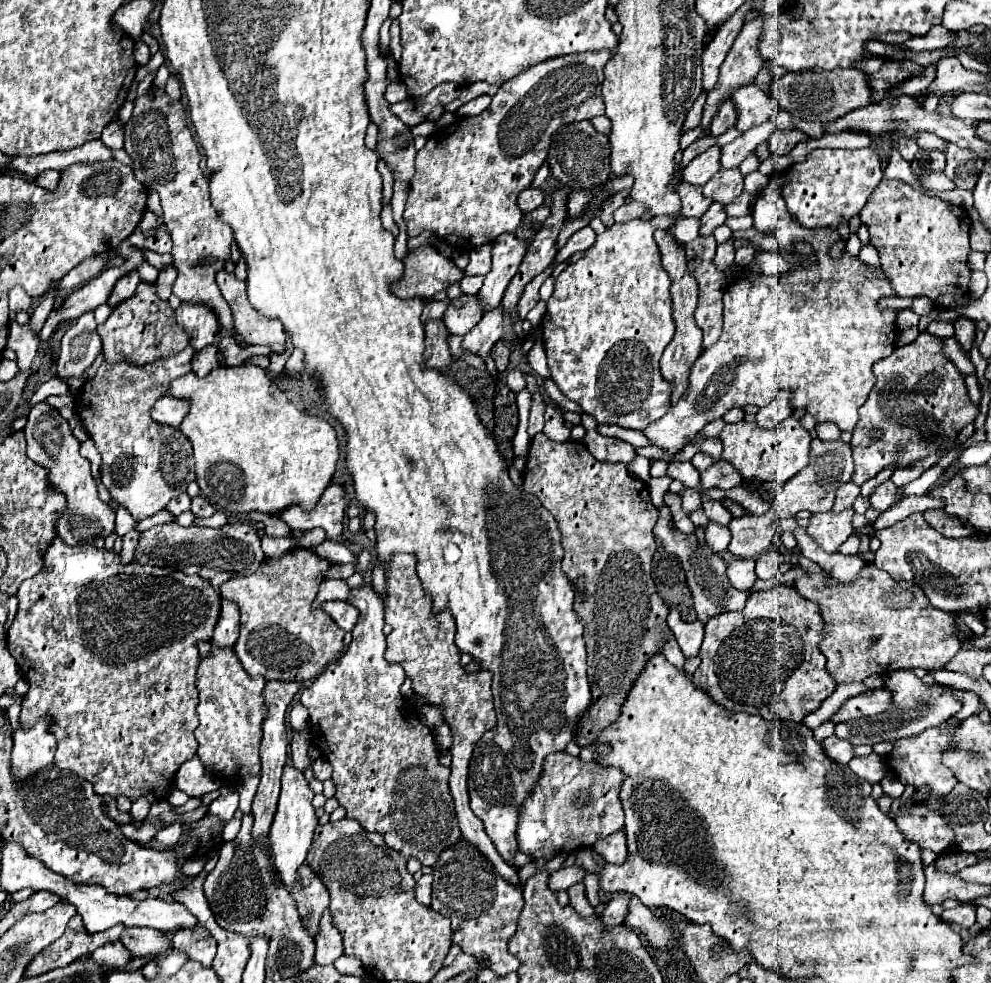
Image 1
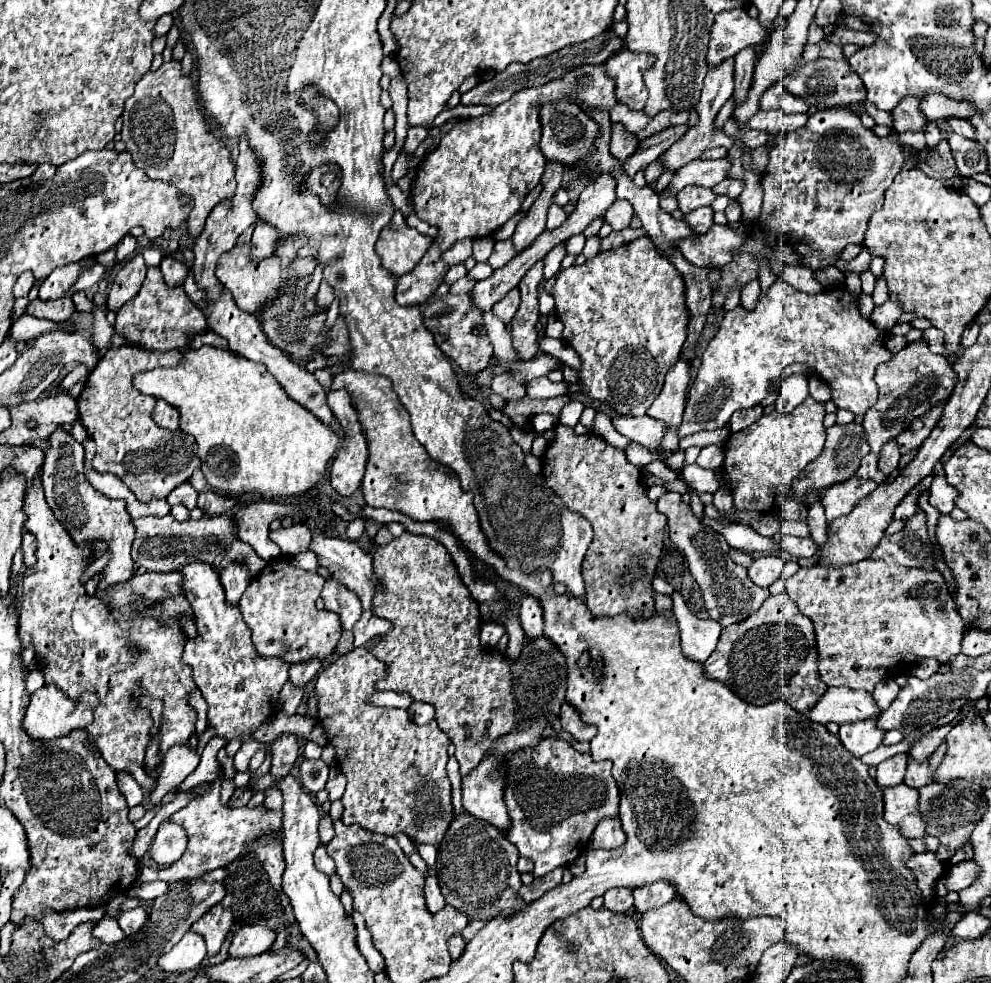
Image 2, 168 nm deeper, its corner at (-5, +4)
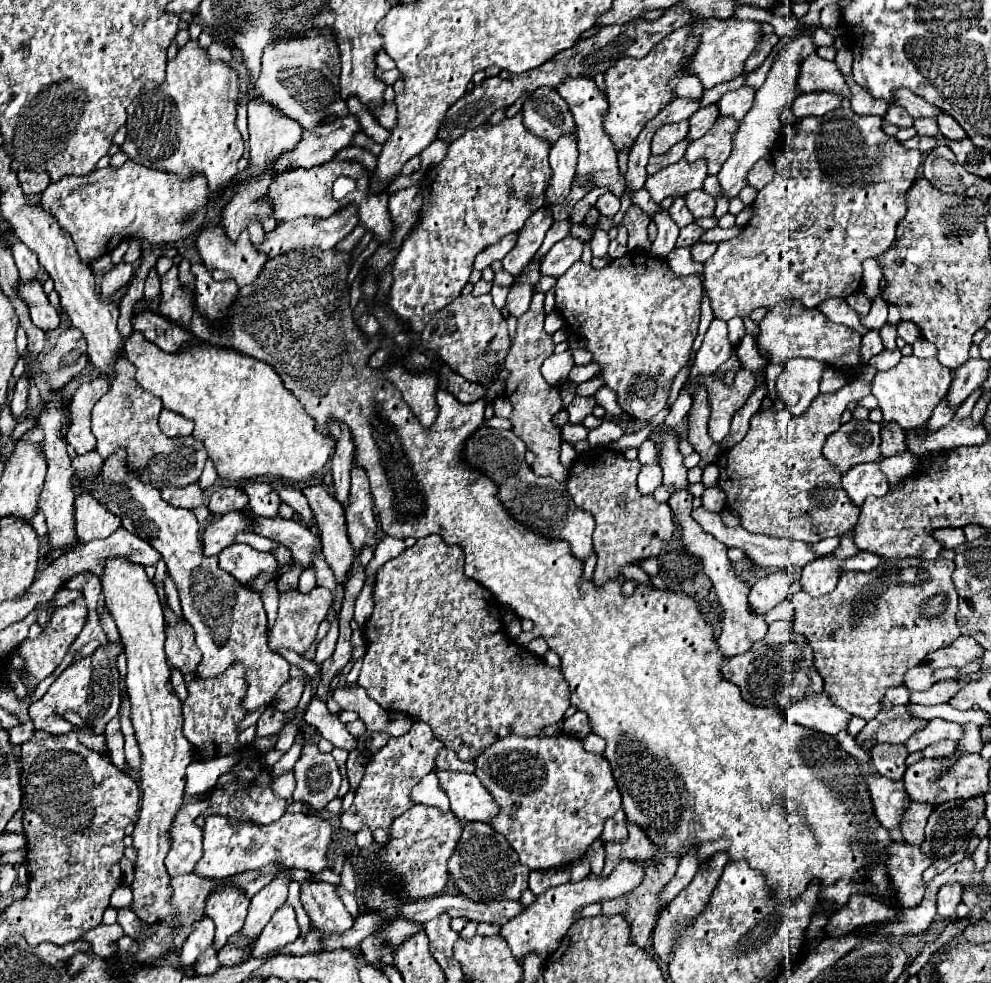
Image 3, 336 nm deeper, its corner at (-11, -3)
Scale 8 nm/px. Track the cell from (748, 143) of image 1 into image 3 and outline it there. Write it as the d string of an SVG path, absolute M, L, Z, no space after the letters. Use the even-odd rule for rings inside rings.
M677 196L675 198L673 206L669 208L669 214L671 214L671 218L675 220L675 224L679 228L683 228L683 226L687 226L687 224L691 224L695 220L692 213L689 212L689 208L685 206L685 196Z

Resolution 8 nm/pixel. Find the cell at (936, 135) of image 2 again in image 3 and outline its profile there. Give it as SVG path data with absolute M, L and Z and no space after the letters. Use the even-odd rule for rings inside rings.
M921 118L921 120L915 120L915 126L917 134L923 134L923 136L937 136L939 134L939 126L937 126L937 120L933 118Z

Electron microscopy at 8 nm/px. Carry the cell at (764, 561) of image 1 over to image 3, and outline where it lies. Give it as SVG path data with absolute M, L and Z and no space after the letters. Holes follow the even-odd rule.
M773 572L759 578L749 592L751 610L755 614L765 614L777 604L781 604L789 596L791 580L793 578L787 572Z

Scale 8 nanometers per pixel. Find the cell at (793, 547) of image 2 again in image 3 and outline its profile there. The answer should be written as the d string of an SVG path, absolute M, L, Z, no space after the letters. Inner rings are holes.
M827 538L827 540L821 540L821 542L809 544L811 552L815 552L817 556L825 556L825 554L831 554L831 552L833 552L837 546L839 546L839 538Z

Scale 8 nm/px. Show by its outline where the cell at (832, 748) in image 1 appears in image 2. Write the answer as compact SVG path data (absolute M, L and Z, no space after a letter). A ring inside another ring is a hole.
M879 715L875 719L863 719L863 723L841 725L841 731L839 731L841 743L857 757L863 757L865 753L875 751L883 743L883 737L885 737L885 731L875 727L877 719Z

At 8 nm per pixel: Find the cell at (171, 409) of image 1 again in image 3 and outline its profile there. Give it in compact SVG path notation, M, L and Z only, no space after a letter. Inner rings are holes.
M161 410L161 416L159 416L159 428L165 436L173 436L173 438L179 438L179 436L191 436L193 432L193 422L181 418L179 414L173 414L169 410Z

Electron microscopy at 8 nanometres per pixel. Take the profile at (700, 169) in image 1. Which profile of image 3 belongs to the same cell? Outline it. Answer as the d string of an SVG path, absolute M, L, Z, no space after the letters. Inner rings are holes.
M719 118L711 130L701 136L697 142L691 142L686 149L684 157L693 162L699 158L707 158L709 162L709 174L717 176L723 162L731 154L731 136L737 130L739 122L733 118Z

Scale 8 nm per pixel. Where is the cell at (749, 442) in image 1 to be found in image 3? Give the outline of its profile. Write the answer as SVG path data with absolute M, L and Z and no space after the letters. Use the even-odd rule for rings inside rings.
M853 378L841 390L833 394L819 394L811 406L801 416L791 416L789 410L765 410L757 412L751 418L751 428L747 436L731 450L721 454L719 460L719 488L727 494L727 506L741 516L743 528L749 532L761 532L767 536L787 536L803 542L819 542L829 536L841 536L855 528L859 510L849 506L849 498L845 498L845 490L841 490L841 476L833 472L821 448L835 430L841 426L841 414L845 412L851 400L861 400L869 390L869 382L863 378Z

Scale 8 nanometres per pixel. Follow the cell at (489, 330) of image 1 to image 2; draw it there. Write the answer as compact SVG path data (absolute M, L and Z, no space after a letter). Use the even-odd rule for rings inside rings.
M511 289L501 301L497 301L493 305L493 313L503 321L503 323L509 323L513 319L513 315L517 313L517 307L519 307L519 289Z

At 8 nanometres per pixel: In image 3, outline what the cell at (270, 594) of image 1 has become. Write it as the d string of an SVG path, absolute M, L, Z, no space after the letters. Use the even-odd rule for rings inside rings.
M315 586L309 594L303 594L299 590L281 592L279 594L277 620L269 628L269 638L267 638L269 648L273 652L277 652L281 648L287 648L287 650L293 650L297 654L305 654L317 638L317 628L319 628L321 620L327 616L327 612L331 608L331 600L333 600L331 592L327 588L321 588L321 586Z

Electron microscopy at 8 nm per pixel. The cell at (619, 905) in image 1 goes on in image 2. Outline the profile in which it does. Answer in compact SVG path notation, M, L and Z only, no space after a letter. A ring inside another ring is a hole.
M665 879L655 881L653 885L647 885L647 887L637 887L637 889L633 891L633 897L635 897L635 913L637 913L637 915L643 915L643 913L647 913L649 909L663 907L663 905L669 903L675 895L677 895L675 889L673 889L671 883L667 883Z

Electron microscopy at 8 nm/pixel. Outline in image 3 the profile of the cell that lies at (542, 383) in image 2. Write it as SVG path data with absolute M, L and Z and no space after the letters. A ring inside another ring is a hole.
M596 377L579 384L576 393L580 396L593 396L595 392L604 385L603 380Z

